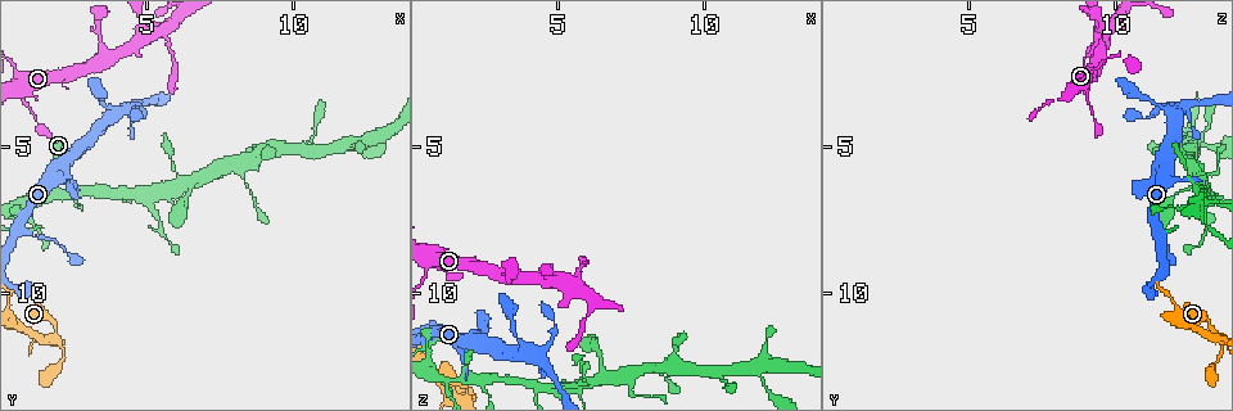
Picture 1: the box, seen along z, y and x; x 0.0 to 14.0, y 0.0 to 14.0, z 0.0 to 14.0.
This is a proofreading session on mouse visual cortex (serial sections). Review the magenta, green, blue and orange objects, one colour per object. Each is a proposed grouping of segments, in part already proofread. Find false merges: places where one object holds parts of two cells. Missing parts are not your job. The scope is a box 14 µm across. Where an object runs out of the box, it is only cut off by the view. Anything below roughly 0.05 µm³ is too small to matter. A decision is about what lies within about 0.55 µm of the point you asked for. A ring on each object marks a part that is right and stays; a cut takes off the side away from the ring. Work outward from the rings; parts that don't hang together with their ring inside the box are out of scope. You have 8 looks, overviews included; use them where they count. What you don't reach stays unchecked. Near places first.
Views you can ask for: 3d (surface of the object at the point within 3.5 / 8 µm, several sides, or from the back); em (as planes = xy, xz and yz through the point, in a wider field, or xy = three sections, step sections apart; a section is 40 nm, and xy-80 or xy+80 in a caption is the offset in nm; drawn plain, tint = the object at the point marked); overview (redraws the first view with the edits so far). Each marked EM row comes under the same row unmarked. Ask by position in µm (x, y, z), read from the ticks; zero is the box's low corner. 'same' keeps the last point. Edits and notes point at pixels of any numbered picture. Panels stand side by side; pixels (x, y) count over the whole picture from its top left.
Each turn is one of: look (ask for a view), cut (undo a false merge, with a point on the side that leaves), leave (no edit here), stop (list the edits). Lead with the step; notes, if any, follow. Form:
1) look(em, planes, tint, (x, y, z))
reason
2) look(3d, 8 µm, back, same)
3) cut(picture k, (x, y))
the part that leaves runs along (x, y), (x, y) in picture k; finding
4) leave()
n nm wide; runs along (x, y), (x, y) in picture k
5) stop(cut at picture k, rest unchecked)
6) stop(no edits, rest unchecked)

look(3d, 3.5 µm, (2.0, 6.6, 12.9))
four or more arms meet

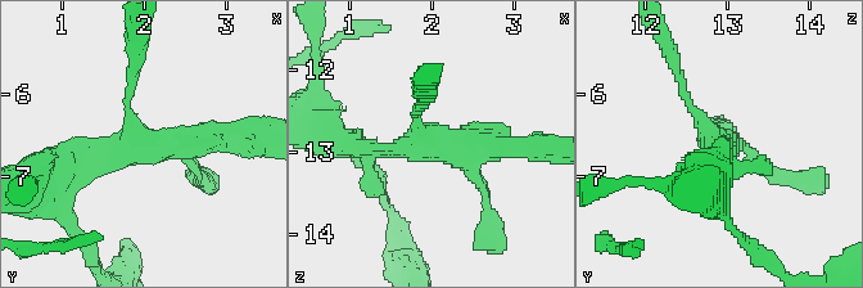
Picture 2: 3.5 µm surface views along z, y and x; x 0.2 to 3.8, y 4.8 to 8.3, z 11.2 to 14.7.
look(em, xy, step 3, tint, (1.95, 6.50, 12.85))
4 arms; arms of 150, 200, 250, 300 nm; need the tissue

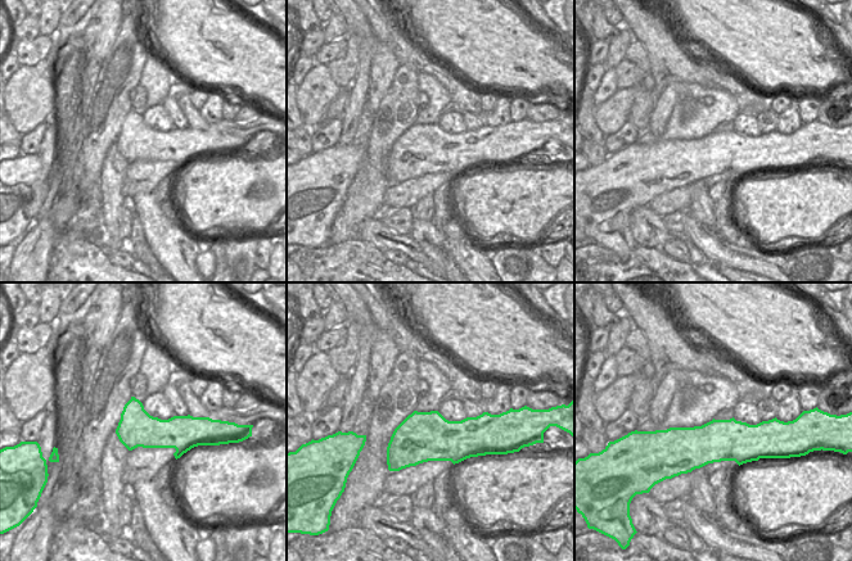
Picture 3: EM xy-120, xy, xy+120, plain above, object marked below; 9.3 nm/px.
look(em, xy, step 1, tint, same)

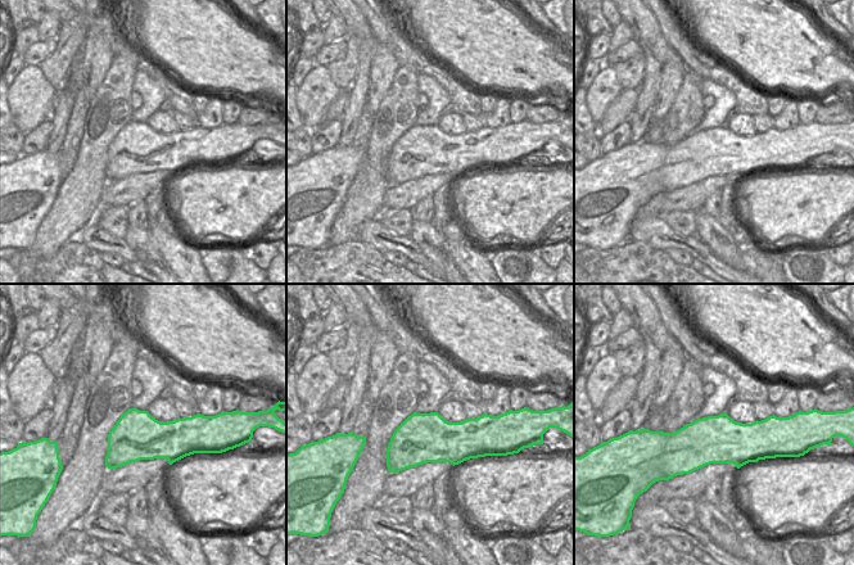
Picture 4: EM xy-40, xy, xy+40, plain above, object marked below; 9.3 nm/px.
leave()
one cell here

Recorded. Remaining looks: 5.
look(3d, 3.5 µm, (1.8, 11.1, 13.2))
two arms at a narrow angle

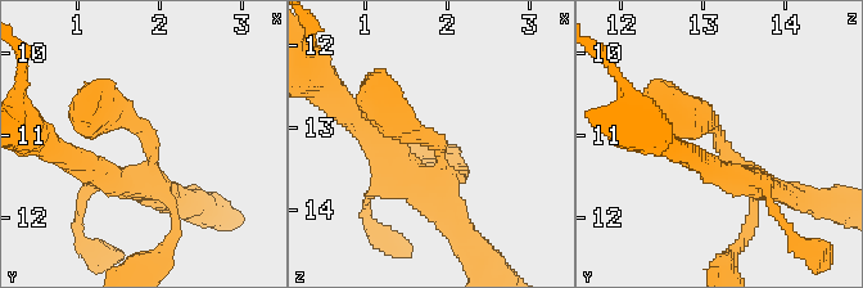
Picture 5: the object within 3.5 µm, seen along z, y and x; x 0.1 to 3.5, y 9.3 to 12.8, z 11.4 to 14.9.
look(em, planes, tint, (1.90, 11.20, 13.25))
now the EM

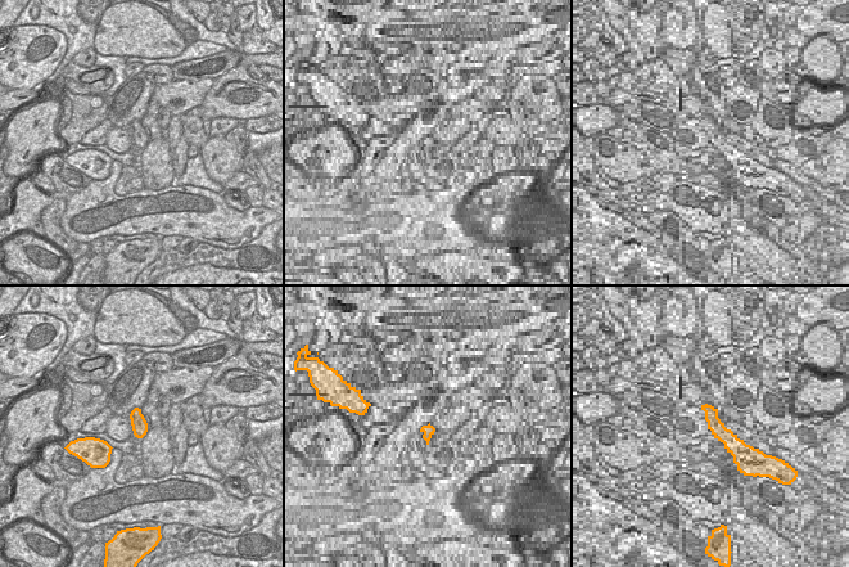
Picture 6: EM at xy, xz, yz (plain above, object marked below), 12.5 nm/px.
look(em, xy, step 3, tint, same)

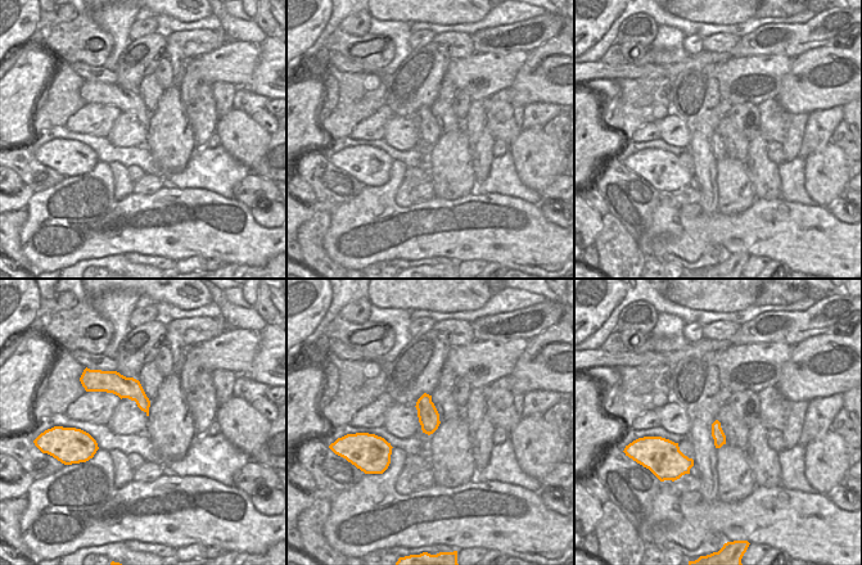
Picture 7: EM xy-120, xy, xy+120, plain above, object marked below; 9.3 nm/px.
leave()
all the same cell

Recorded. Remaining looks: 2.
look(3d, 3.5 µm, (8.2, 5.6, 12.6))
three-way junction

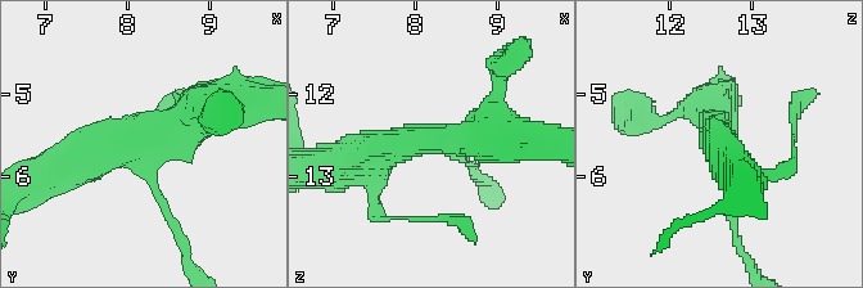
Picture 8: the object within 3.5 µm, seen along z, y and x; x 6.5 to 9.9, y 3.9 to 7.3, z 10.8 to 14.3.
leave()
arms of 100, 450, 450 nm; runs along (59, 166), (177, 124), (209, 103) in picture 8; all the same cell

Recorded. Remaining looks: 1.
stop(no edits, rest unchecked)

